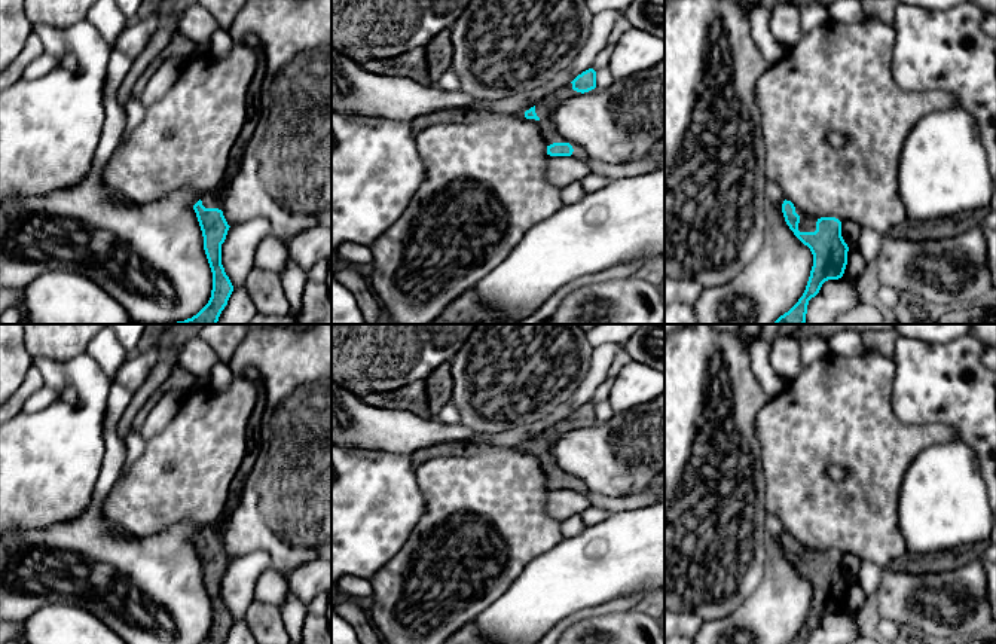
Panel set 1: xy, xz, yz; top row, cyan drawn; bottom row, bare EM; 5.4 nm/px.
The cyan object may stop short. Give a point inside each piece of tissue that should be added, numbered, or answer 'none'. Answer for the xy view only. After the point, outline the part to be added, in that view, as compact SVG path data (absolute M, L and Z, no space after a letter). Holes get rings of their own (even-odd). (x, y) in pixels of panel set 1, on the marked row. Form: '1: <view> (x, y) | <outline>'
1: xy (214, 200) | M217 189L217 190L211 192L211 193L202 195L201 201L202 201L202 205L205 208L219 208L219 210L221 210L223 198L224 198L224 190Z

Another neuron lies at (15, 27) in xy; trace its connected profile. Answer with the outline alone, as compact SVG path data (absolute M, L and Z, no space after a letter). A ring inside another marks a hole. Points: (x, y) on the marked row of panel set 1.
M0 0L0 73L19 55L31 30L24 0Z

